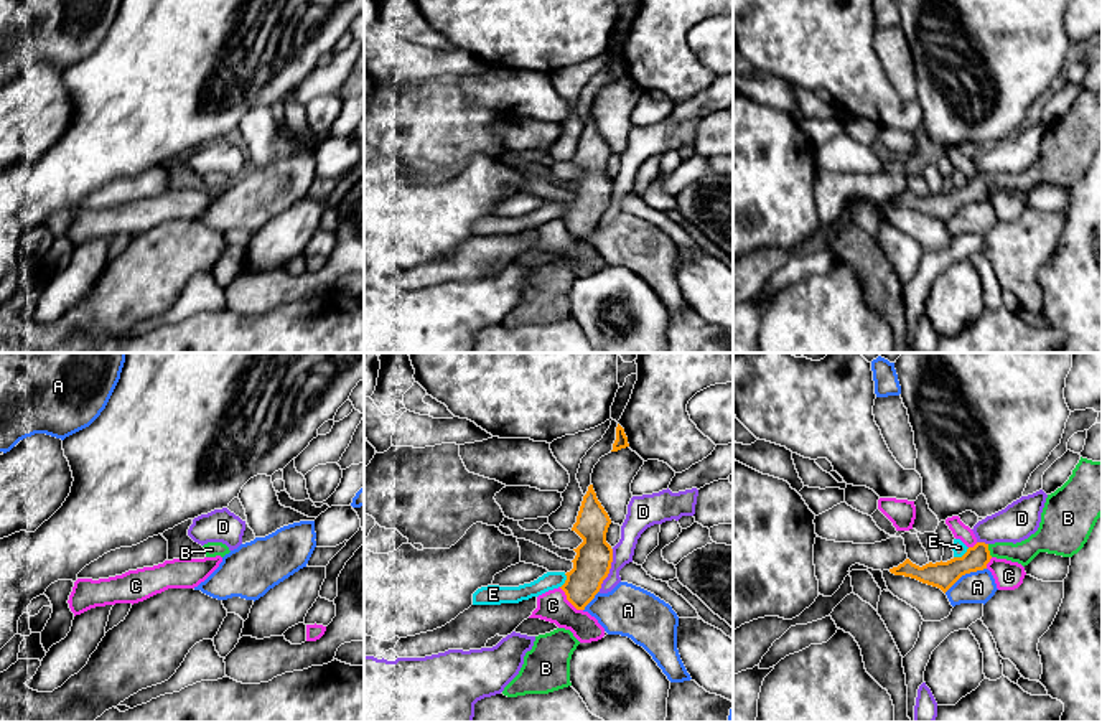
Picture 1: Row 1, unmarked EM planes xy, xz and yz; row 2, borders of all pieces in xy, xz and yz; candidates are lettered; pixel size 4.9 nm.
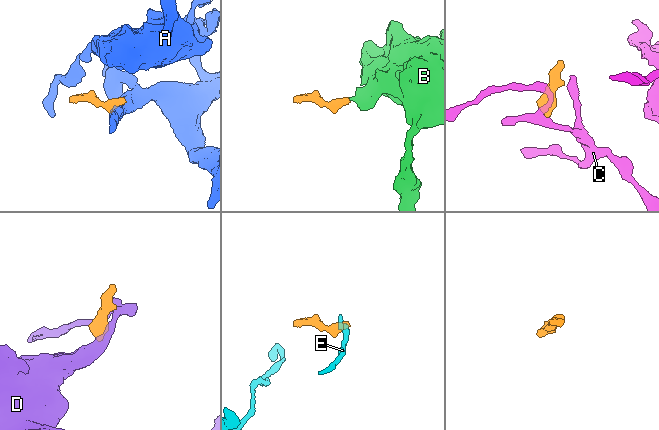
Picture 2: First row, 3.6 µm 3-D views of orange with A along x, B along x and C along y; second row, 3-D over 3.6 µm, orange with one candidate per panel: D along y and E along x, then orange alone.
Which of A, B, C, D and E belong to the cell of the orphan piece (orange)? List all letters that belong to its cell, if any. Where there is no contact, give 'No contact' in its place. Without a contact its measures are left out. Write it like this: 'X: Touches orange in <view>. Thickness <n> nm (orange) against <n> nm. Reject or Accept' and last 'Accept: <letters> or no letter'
A: Touches orange in yz. Thickness 130 nm (orange) against 160 nm. Reject
B: Touches orange in yz. Thickness 130 nm (orange) against 110 nm. Accept
C: Touches orange in xz. Thickness 180 nm (orange) against 150 nm. Reject
D: Touches orange in xz. Thickness 180 nm (orange) against 110 nm. Reject
E: Touches orange in yz. Thickness 130 nm (orange) against 70 nm. Reject
Accept: B

